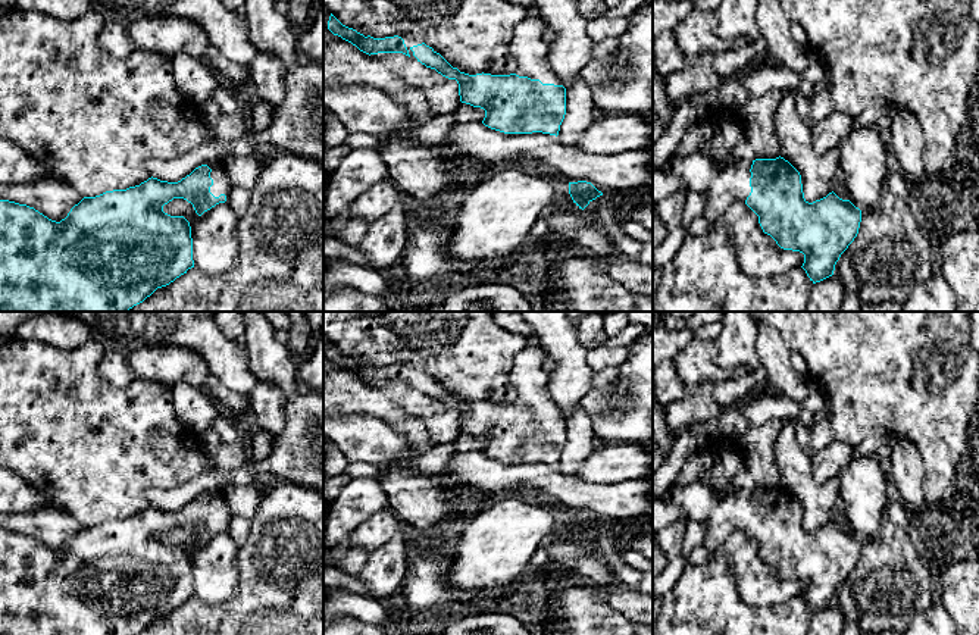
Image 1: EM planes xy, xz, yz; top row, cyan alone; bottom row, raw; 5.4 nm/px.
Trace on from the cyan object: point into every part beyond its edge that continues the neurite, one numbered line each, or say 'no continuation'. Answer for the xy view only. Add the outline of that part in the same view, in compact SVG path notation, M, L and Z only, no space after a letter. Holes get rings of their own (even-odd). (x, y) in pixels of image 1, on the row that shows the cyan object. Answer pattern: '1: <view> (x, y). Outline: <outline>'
1: xy (221, 181). Outline: M207 160L201 165L207 165L212 169L210 178L213 179L213 185L210 187L210 193L215 197L219 197L220 194L225 194L226 198L228 198L232 184L229 181L229 176L225 171L223 163L216 162L216 160Z

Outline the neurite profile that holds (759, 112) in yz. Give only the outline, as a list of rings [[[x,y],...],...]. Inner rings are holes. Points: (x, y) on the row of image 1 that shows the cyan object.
[[[797,90],[769,93],[757,98],[750,98],[741,109],[748,128],[748,141],[757,159],[776,159],[781,156],[773,129],[773,116],[778,103],[786,94],[797,94]]]

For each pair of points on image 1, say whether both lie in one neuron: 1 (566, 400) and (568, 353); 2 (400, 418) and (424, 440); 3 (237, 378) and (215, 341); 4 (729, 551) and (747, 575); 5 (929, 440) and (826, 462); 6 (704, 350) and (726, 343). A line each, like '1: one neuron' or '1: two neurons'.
1: one neuron
2: one neuron
3: one neuron
4: one neuron
5: two neurons
6: two neurons

